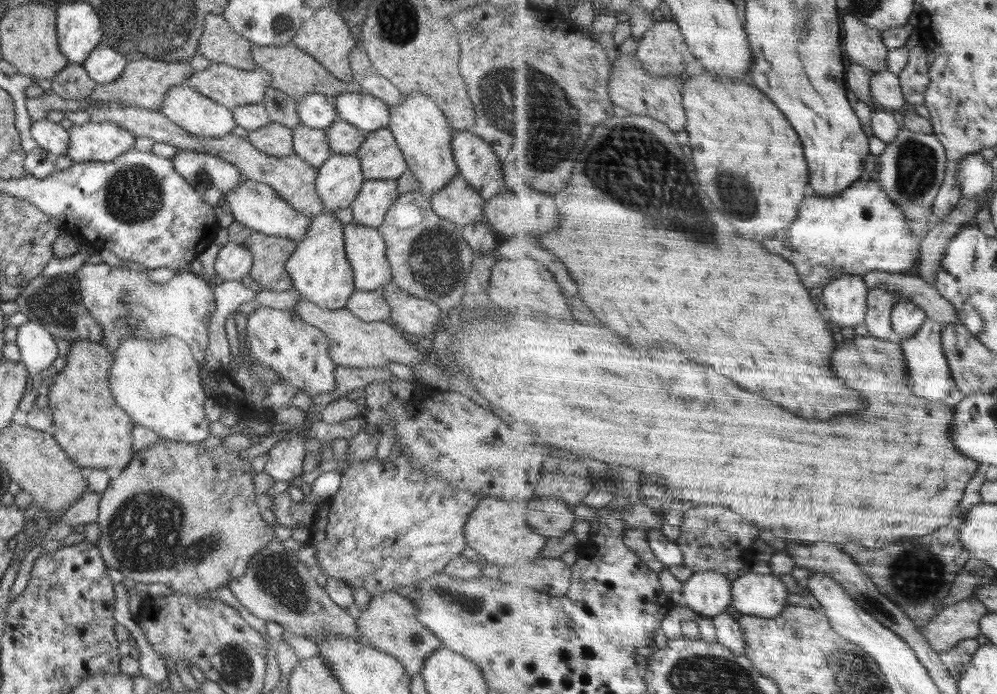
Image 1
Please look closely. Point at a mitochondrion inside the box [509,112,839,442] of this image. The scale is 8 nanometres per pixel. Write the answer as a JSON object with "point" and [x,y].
{"point":[626,159]}

